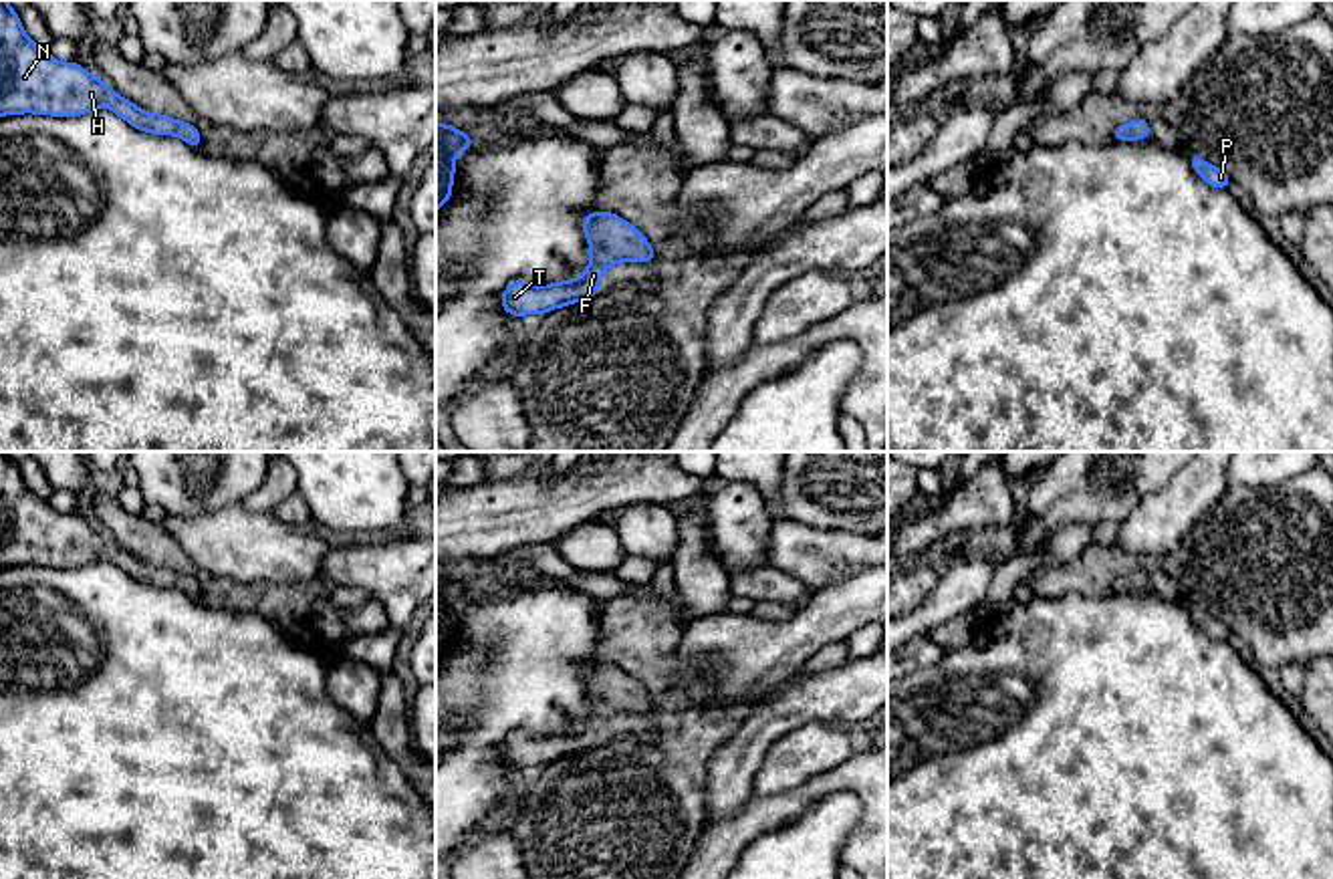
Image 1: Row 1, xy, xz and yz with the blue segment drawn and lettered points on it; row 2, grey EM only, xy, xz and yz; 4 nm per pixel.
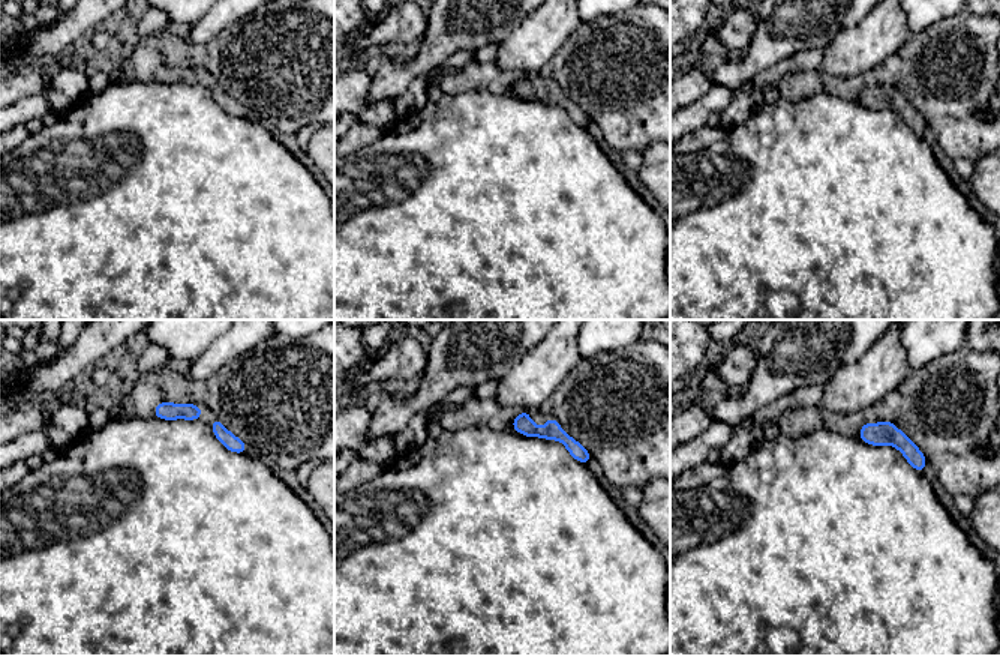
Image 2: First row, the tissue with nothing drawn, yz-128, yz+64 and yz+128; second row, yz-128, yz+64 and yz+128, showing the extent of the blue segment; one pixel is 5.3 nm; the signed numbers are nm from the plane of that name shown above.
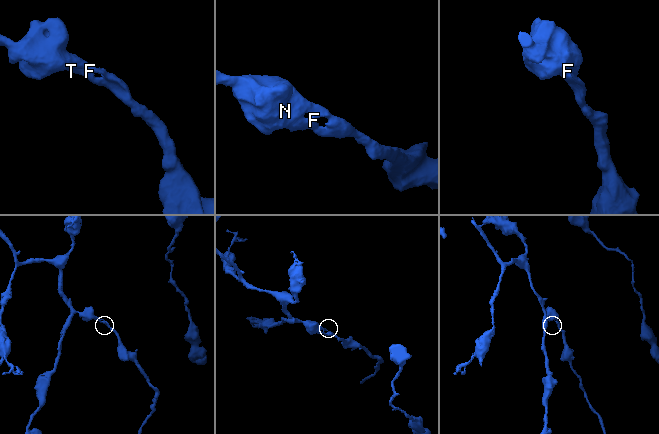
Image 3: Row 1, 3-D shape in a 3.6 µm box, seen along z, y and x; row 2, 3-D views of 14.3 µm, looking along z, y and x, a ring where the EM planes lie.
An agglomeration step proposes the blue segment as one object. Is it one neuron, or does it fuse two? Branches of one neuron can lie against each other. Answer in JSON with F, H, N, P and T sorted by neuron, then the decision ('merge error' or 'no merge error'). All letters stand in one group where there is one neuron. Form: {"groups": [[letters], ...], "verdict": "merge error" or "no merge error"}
{"groups": [["F", "H", "N", "P", "T"]], "verdict": "no merge error"}

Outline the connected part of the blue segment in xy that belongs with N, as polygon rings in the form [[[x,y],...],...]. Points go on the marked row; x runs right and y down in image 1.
[[[0,0],[0,117],[20,113],[75,117],[99,107],[109,107],[139,131],[175,135],[192,147],[202,147],[196,125],[147,113],[113,93],[79,62],[52,58],[26,36],[16,10]]]

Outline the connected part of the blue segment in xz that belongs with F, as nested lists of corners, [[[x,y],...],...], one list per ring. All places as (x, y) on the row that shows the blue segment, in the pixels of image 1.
[[[597,210],[585,216],[583,232],[591,262],[575,280],[532,286],[512,280],[500,294],[502,308],[512,317],[544,315],[597,294],[603,272],[617,262],[653,262],[657,256],[647,238],[617,214]]]

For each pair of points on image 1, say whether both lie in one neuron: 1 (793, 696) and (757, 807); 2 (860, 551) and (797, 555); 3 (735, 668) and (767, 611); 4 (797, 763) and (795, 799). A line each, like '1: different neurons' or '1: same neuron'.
1: different neurons
2: same neuron
3: different neurons
4: different neurons

